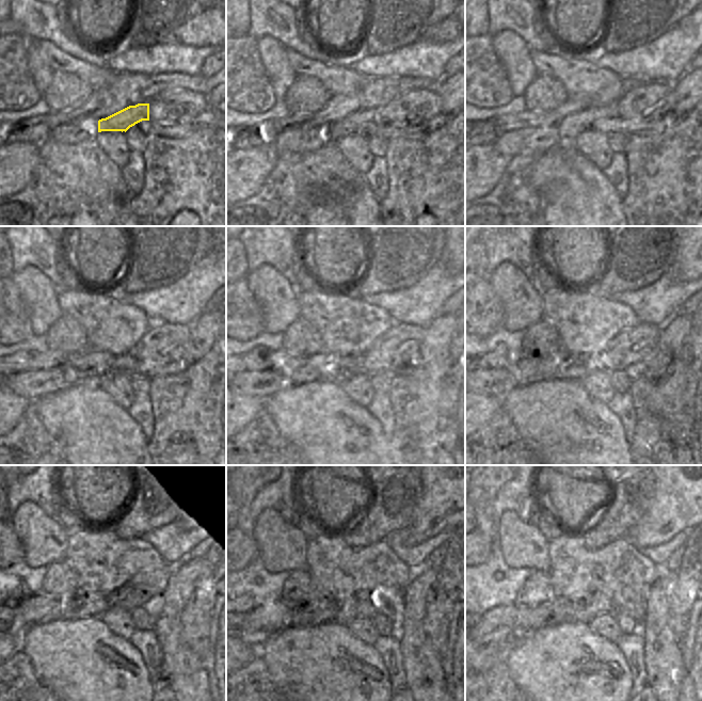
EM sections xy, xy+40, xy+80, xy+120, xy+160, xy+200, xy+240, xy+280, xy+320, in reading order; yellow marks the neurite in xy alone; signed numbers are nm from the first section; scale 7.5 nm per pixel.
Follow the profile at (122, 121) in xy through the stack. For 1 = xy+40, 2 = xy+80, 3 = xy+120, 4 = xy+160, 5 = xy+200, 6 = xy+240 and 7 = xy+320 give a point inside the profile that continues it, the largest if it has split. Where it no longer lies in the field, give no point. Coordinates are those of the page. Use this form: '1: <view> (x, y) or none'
1: xy+40 (350, 124)
2: xy+80 (574, 125)
3: xy+120 (90, 365)
4: xy+160 (299, 370)
5: xy+200 (529, 369)
6: xy+240 (41, 608)
7: xy+320 (495, 627)

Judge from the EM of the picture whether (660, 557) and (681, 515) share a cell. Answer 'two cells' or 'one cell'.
two cells

